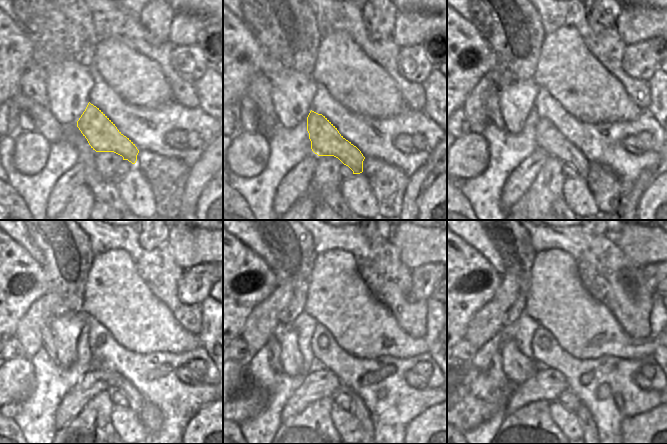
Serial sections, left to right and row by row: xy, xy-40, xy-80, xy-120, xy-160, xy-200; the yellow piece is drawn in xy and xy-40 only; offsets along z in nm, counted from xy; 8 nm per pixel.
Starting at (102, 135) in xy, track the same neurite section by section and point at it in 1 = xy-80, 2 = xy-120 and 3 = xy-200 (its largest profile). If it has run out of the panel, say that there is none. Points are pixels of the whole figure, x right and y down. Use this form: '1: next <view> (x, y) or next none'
1: next xy-80 (548, 138)
2: next xy-120 (115, 380)
3: next xy-200 (583, 414)

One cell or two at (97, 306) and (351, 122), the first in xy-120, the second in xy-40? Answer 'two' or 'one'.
two

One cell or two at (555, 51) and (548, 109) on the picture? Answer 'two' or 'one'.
two

